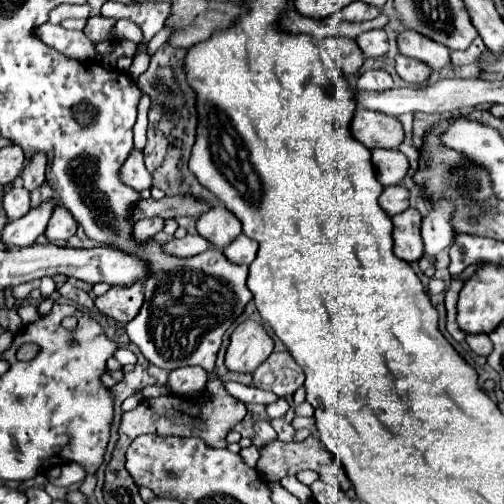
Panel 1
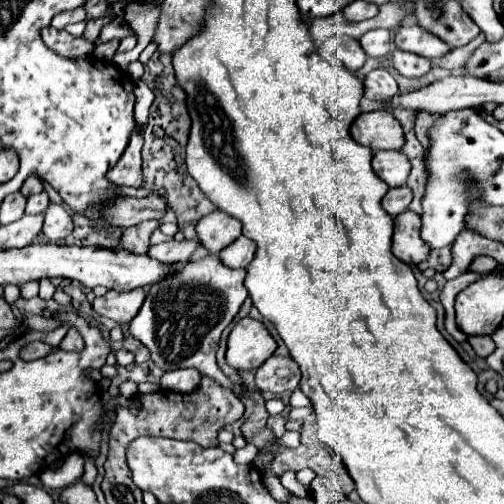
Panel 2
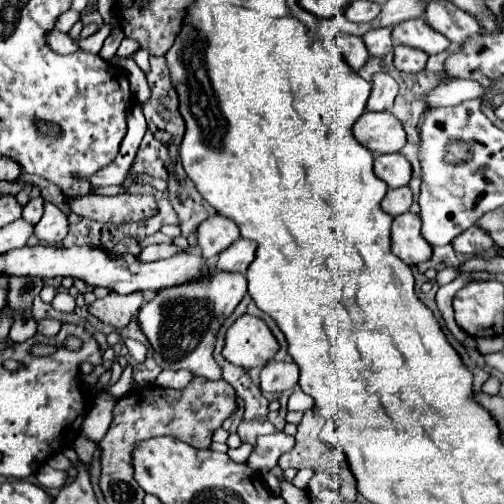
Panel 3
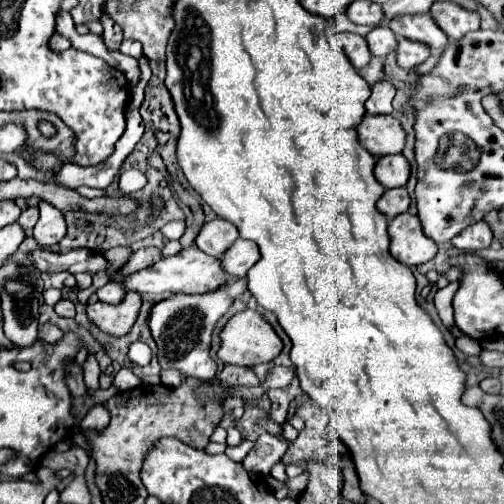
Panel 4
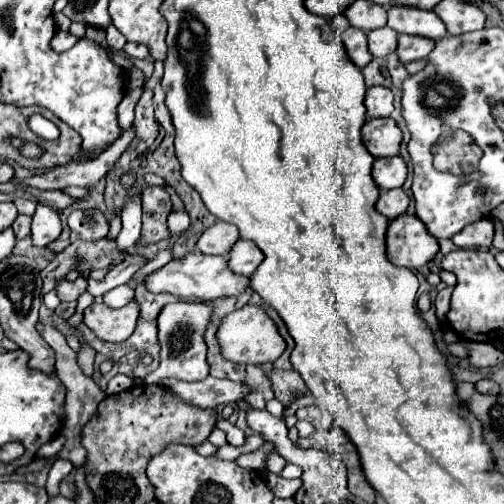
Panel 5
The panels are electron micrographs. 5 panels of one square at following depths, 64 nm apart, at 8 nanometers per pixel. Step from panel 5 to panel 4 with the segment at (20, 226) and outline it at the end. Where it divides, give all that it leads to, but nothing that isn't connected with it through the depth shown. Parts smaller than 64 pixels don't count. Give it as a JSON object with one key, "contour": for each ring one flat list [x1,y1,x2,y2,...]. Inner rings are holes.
{"contour":[[28,208,28,210,24,210,24,212,20,214,18,224,20,224,20,226,22,226,22,230,30,236,30,230,34,228,36,220,38,220,38,208]]}

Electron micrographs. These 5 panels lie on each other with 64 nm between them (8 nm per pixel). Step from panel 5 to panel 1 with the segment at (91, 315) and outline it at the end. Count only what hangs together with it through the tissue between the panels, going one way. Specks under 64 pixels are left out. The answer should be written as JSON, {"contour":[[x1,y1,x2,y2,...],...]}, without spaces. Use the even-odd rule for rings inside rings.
{"contour":[[132,284,132,288,110,288,106,294,96,298,96,308,100,314,128,324,144,302,142,284]]}

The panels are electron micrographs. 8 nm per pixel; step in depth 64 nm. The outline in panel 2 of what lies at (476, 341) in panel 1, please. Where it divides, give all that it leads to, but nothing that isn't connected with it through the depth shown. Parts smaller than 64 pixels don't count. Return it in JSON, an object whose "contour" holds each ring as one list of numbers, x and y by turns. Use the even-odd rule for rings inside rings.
{"contour":[[470,336,468,342,472,344,474,352,478,356,482,356,482,358,486,358,488,354,492,354,496,350,496,344,494,344,494,340,490,336]]}

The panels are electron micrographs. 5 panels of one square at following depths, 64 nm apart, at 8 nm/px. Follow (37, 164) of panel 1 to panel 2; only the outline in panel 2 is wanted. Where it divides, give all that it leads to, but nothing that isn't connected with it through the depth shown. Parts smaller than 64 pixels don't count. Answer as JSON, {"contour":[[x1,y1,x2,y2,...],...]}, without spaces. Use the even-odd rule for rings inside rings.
{"contour":[[28,176,28,178,24,180,24,184,22,184,20,192,22,192,26,198,28,198,28,196,32,196,32,194,42,192,42,182,40,182,40,178,38,178,38,176]]}

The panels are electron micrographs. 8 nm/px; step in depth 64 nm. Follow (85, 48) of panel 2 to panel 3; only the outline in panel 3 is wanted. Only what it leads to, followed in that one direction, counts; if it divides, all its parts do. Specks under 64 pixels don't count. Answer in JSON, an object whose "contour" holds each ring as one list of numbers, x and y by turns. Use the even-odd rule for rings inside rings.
{"contour":[[52,30,52,32,48,34,48,46,50,46,54,52,58,52,58,54,68,54,68,52,76,52,76,50,78,50,76,42,74,42,68,34,64,34,64,32,60,32,60,30]]}

